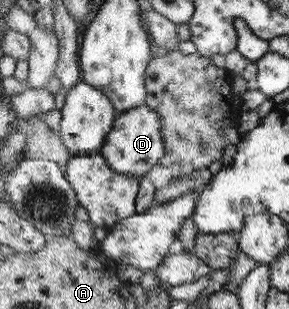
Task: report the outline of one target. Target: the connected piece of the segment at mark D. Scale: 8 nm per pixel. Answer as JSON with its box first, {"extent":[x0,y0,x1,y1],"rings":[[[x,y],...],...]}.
{"extent":[102,103,167,178],"rings":[[[147,103],[131,109],[125,113],[121,113],[116,120],[115,131],[107,139],[107,145],[104,147],[102,155],[109,160],[114,170],[124,174],[134,174],[141,178],[154,169],[156,163],[161,163],[162,159],[167,155],[167,139],[163,131],[163,116],[156,110],[150,107]]]}

